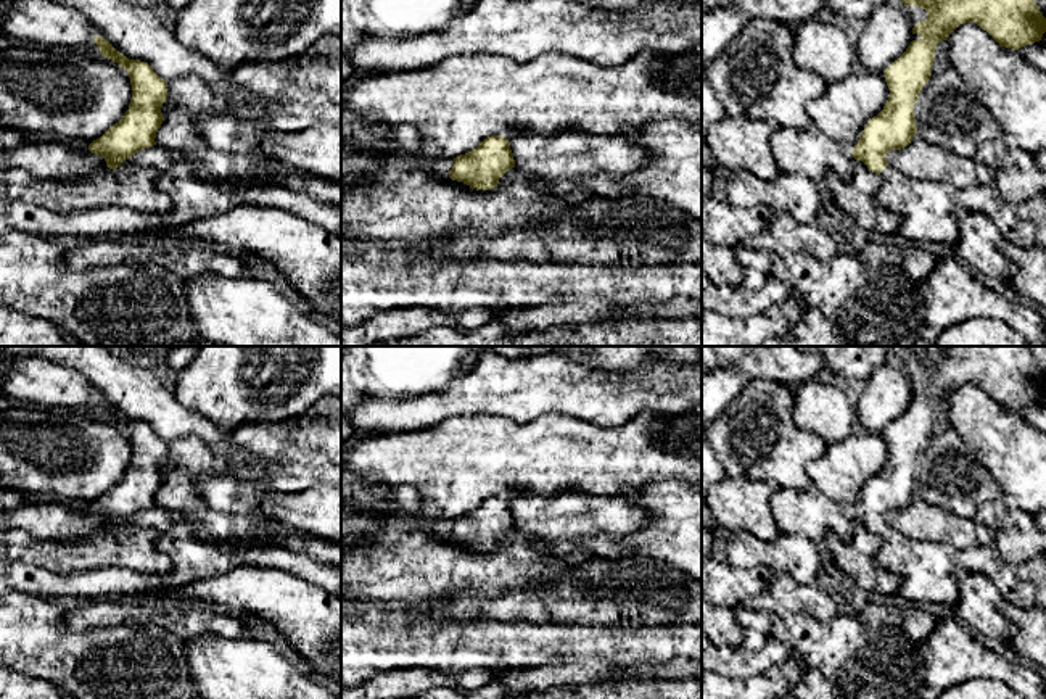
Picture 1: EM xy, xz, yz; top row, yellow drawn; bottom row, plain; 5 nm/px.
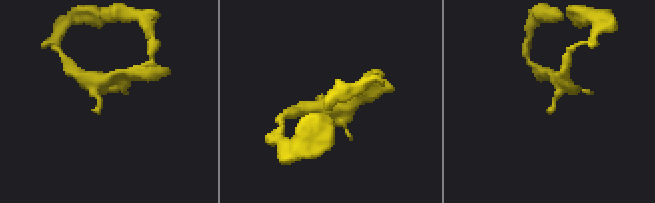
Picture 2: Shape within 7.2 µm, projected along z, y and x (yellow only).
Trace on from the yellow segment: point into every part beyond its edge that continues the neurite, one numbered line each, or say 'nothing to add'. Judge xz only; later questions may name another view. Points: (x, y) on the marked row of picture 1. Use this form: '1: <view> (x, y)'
1: xz (406, 140)

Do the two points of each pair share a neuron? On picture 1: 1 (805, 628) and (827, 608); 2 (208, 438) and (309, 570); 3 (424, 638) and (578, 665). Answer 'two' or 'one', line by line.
1: two
2: two
3: two

